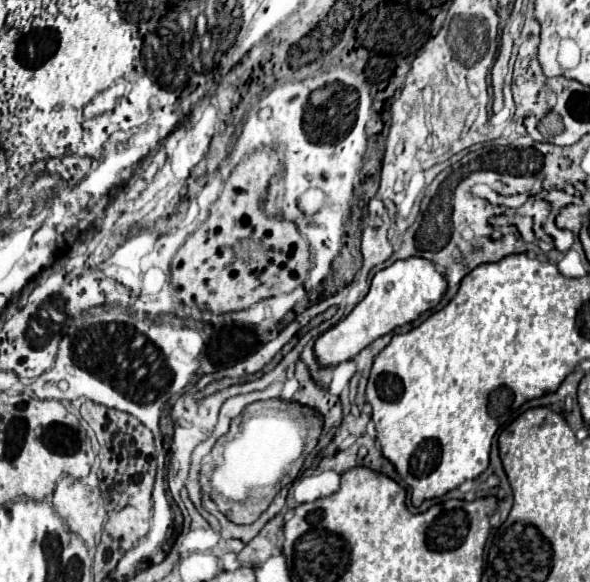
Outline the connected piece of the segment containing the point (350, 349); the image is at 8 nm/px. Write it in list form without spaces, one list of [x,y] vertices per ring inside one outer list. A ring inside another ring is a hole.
[[[411,257],[411,259],[401,259],[389,265],[387,269],[379,271],[373,277],[371,289],[367,297],[345,317],[341,319],[335,327],[325,331],[317,341],[315,341],[315,357],[321,361],[325,367],[335,367],[343,361],[353,359],[369,347],[375,339],[395,331],[397,327],[403,327],[407,323],[417,321],[423,313],[431,311],[437,301],[443,297],[447,289],[447,281],[441,273],[437,273],[435,265],[429,263],[427,259]]]

